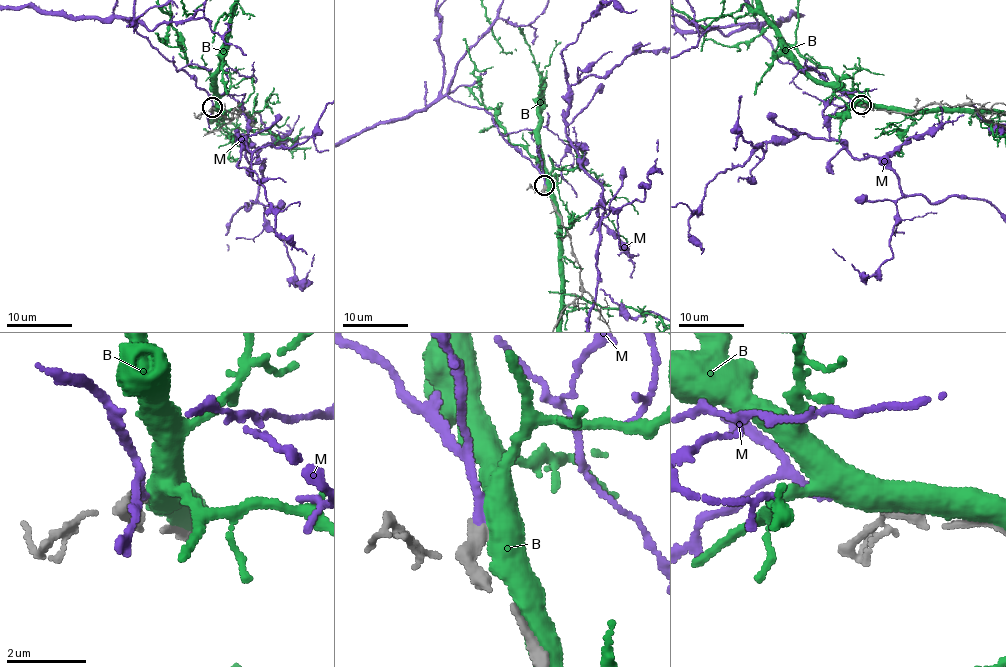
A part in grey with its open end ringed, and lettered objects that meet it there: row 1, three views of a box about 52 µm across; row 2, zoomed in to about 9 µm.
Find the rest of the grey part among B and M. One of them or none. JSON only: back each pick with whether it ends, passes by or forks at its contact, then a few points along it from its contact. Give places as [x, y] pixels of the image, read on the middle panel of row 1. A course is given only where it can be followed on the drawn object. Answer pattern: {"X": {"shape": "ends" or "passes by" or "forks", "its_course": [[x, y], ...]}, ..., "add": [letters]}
{"M": {"shape": "ends"}, "add": ["M"]}

